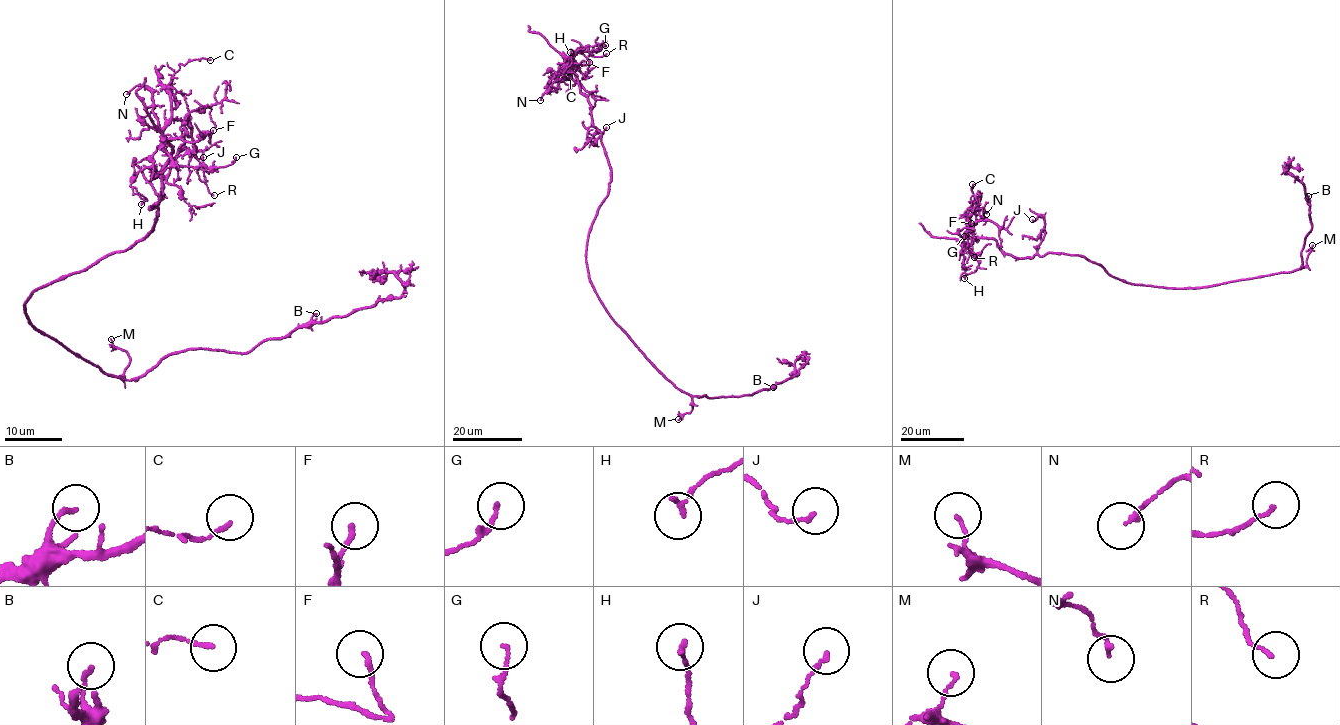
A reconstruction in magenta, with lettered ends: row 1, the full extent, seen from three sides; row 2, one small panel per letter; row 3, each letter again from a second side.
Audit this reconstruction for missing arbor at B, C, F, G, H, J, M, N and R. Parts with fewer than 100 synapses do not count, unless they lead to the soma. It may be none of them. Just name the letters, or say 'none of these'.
none of these

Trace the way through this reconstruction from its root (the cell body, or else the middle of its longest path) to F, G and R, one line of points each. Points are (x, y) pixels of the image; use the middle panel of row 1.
F: (598, 296), (589, 279), (586, 246), (607, 194), (610, 167), (590, 104), (565, 63), (581, 50), (589, 62)
G: (598, 296), (589, 279), (586, 246), (607, 194), (610, 167), (590, 104), (564, 58), (605, 45)
R: (598, 296), (589, 279), (586, 246), (607, 194), (610, 167), (590, 104), (564, 58), (579, 51), (606, 53)

